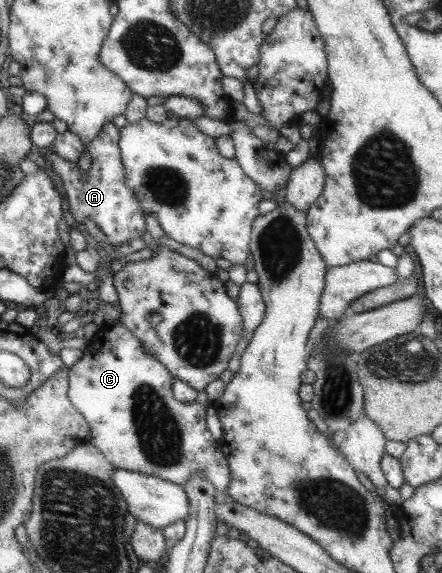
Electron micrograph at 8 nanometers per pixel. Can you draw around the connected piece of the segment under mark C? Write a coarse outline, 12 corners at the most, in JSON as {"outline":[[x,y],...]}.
{"outline":[[119,321],[68,358],[67,398],[112,467],[227,495],[206,406]]}

